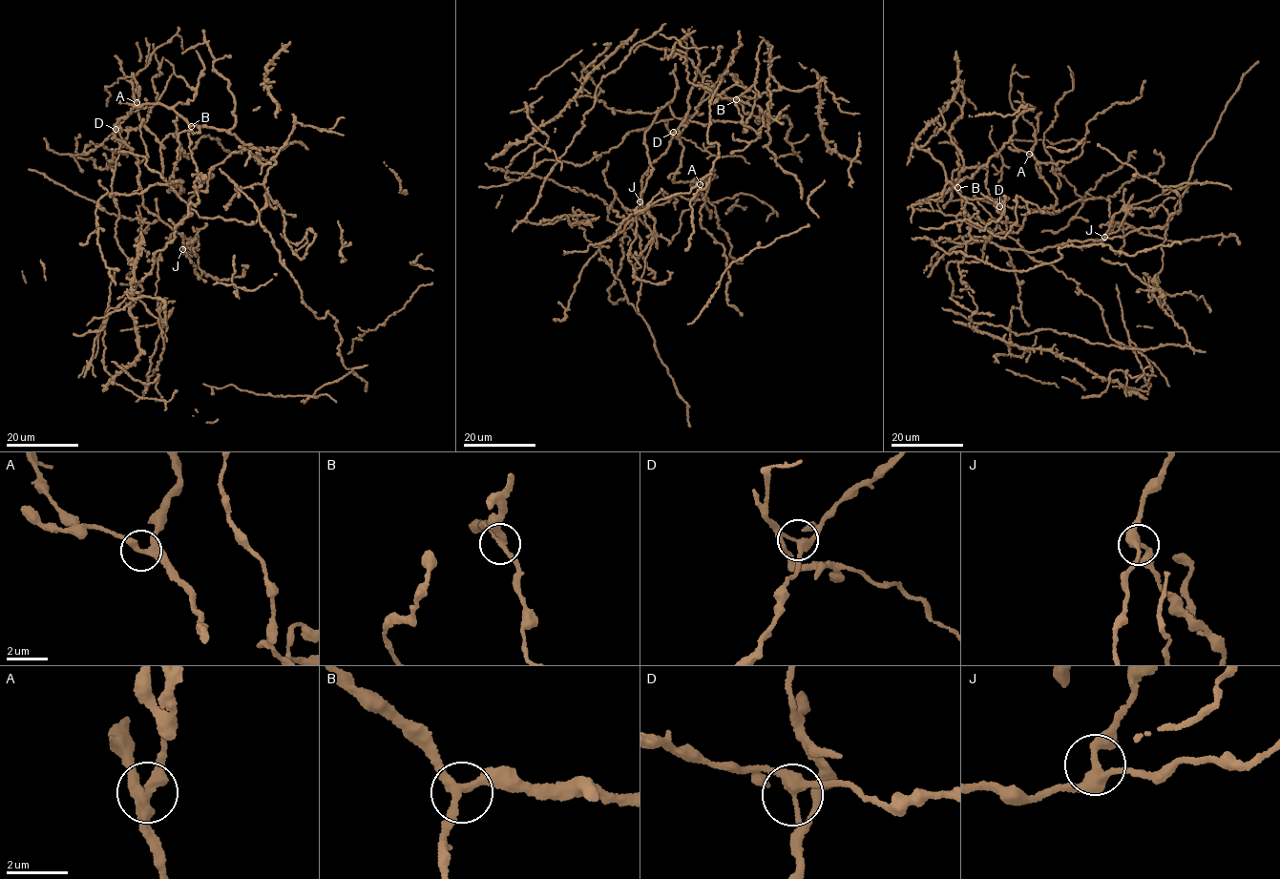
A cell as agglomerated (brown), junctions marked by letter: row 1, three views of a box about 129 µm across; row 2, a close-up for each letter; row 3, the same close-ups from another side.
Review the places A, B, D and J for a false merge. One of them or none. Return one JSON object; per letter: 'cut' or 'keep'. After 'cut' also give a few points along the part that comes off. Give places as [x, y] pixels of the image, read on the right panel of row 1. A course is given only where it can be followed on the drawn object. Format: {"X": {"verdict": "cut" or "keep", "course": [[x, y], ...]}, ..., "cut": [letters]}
{"A": {"verdict": "keep"}, "B": {"verdict": "keep"}, "D": {"verdict": "cut", "course": [[1000, 207], [999, 228], [1077, 282], [1109, 336], [1128, 339], [1152, 374], [1138, 389], [1125, 387], [1127, 369]]}, "J": {"verdict": "keep"}, "cut": ["D"]}

